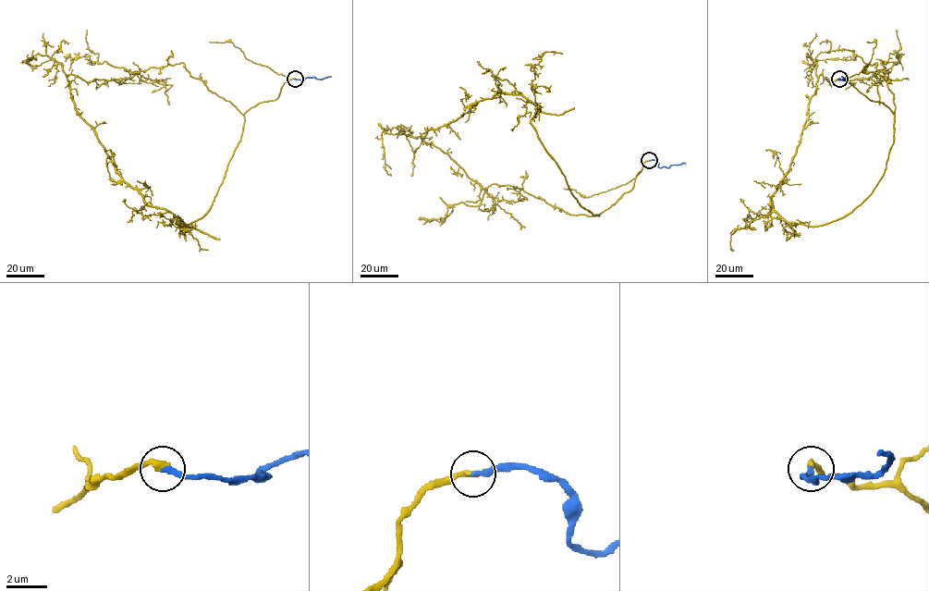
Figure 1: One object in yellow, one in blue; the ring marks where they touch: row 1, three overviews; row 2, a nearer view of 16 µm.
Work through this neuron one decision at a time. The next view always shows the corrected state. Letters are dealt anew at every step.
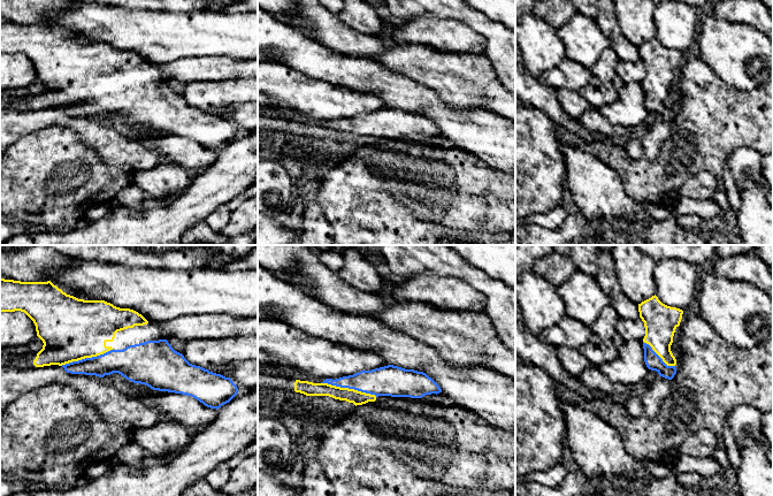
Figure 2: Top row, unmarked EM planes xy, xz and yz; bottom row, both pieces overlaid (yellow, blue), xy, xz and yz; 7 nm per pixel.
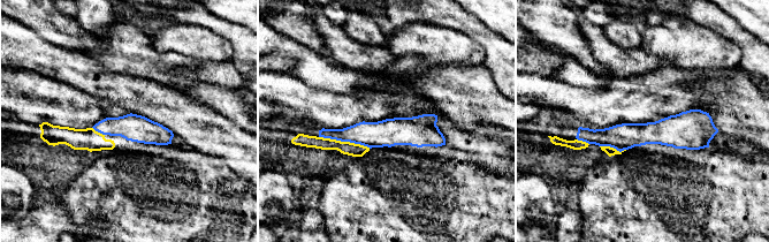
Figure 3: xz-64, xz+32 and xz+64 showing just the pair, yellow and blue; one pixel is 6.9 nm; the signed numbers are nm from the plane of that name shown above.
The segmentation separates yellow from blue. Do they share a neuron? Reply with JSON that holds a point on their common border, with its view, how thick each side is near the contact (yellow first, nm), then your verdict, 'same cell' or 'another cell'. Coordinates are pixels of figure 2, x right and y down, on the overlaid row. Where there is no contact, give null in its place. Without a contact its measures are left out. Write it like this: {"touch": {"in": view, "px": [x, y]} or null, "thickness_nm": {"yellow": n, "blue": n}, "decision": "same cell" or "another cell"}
{"touch": {"in": "xz", "px": [347, 388]}, "thickness_nm": {"yellow": 100, "blue": 200}, "decision": "same cell"}

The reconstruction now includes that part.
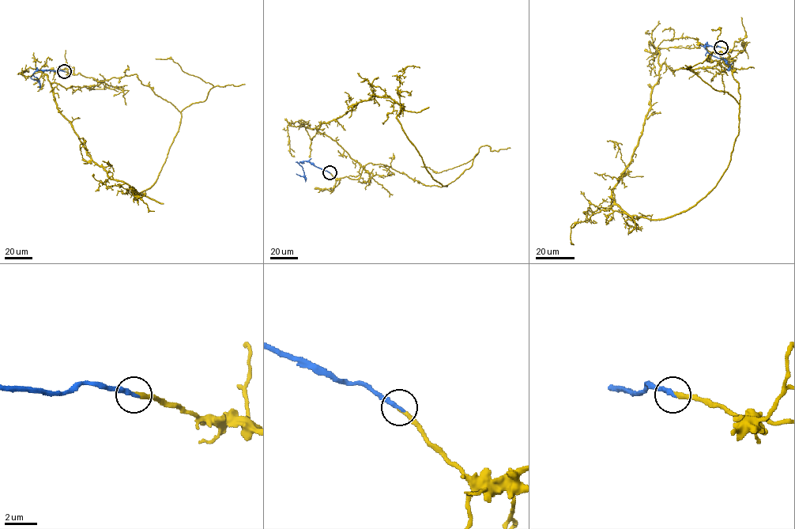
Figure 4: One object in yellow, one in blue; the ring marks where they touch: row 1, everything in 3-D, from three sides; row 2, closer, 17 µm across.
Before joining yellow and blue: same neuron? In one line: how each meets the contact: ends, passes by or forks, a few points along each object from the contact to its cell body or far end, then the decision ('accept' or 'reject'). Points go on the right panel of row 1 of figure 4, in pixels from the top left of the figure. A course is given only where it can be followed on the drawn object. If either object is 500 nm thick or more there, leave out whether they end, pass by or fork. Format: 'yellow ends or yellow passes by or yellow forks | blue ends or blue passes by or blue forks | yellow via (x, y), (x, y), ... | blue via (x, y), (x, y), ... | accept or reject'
yellow ends | blue ends | yellow via (720, 47), (728, 168), (628, 216), (612, 188), (661, 66), (717, 63), (723, 94) | blue via (720, 47), (704, 46), (710, 54), (723, 59), (729, 65), (728, 70) | accept

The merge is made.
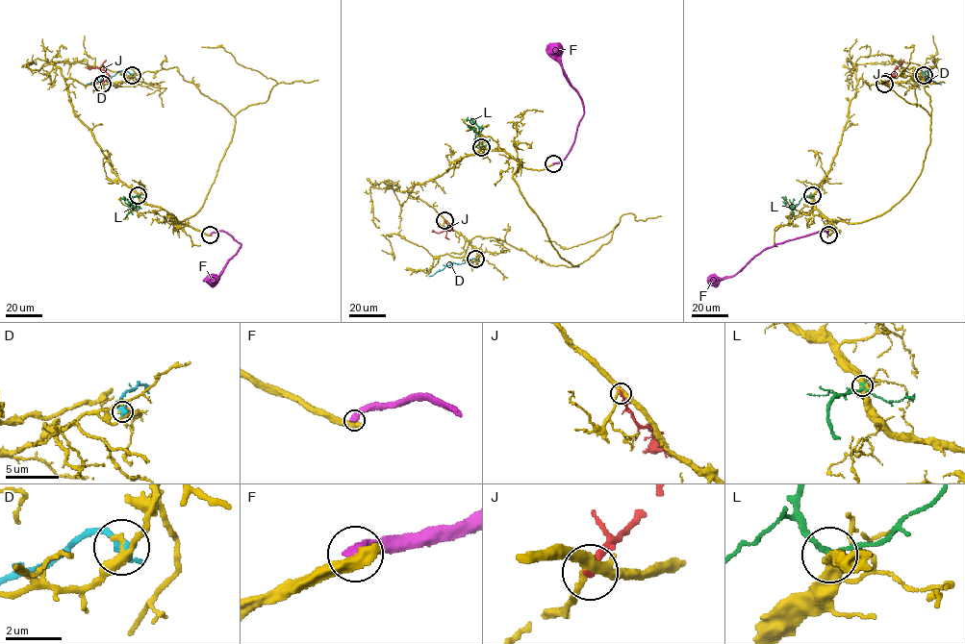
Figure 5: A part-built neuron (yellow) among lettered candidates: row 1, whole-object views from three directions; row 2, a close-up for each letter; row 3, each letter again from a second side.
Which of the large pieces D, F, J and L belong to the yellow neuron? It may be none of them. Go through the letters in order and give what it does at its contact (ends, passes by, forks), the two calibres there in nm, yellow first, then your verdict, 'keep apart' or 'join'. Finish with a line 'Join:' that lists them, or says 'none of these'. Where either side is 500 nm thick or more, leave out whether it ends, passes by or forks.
D: it passes by; calibres 300 and 320 nm; keep apart
F: calibres 550 and 500 nm; keep apart
J: it ends; calibres 320 and 240 nm; keep apart
L: it passes by; calibres 380 and 220 nm; keep apart
Join: none of these

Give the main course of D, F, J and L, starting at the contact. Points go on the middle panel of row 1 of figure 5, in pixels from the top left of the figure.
D: (475, 259), (451, 262), (428, 276)
F: (553, 163), (565, 158), (573, 141), (583, 105), (549, 43)
J: (444, 220), (448, 230), (439, 233), (432, 230)
L: (481, 147), (474, 136), (478, 127), (474, 120), (468, 120), (467, 116)

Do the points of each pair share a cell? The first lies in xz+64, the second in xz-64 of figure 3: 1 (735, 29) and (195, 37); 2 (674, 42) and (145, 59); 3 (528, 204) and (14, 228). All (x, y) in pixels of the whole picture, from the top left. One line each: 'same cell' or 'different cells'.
1: different cells
2: different cells
3: different cells

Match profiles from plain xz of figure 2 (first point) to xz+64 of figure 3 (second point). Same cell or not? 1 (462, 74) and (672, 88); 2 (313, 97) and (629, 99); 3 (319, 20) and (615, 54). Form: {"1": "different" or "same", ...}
{"1": "different", "2": "same", "3": "same"}

